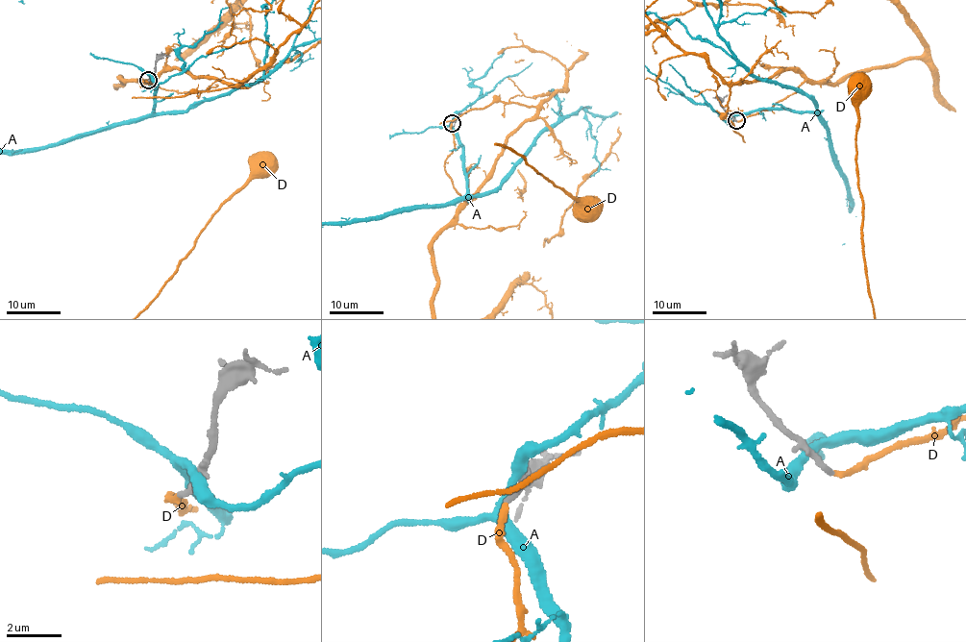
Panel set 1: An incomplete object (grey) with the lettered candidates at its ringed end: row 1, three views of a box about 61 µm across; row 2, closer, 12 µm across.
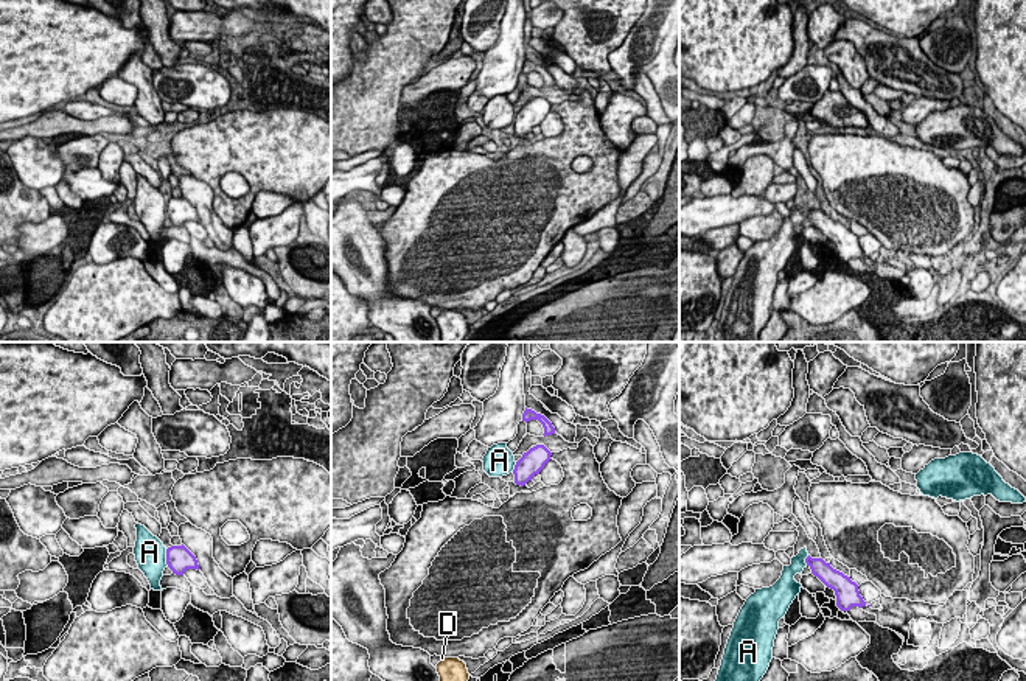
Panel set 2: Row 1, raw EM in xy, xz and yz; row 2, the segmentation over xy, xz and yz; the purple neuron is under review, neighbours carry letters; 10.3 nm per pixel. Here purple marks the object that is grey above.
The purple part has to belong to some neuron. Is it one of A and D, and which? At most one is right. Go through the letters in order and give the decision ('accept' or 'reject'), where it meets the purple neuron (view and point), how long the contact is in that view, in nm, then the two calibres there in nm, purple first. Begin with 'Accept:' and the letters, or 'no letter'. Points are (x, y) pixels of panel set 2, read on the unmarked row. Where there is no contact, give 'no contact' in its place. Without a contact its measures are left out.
Accept: D
A: reject | xy (167, 209) | 180 nm | 280/320 nm
D: accept | no contact

